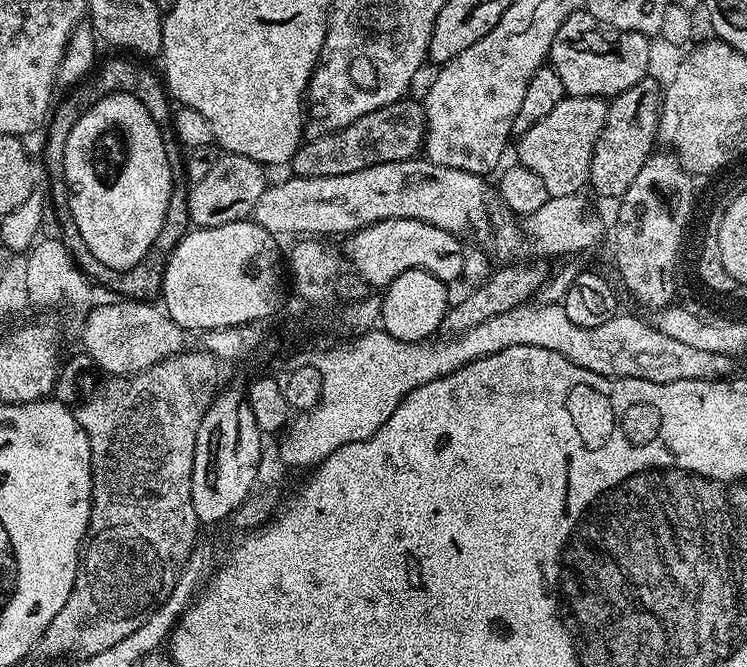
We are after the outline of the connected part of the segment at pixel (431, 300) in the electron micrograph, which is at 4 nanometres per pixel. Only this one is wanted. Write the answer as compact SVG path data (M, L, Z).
M406 270L406 274L398 274L398 278L394 278L394 282L390 282L382 292L379 323L383 331L402 342L415 344L419 340L435 337L441 331L444 316L450 307L448 288L445 281L426 270Z

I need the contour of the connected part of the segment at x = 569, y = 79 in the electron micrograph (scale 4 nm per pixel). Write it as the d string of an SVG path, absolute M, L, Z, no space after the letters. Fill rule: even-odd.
M586 10L570 14L558 30L552 43L550 67L562 78L569 96L599 96L611 98L630 90L649 75L652 64L652 44L649 37L637 32L620 32L609 24L598 22Z

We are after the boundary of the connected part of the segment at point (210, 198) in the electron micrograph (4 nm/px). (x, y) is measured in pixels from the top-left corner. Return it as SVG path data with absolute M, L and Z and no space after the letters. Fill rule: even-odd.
M221 155L218 162L188 190L188 209L192 224L197 228L225 226L247 220L258 206L258 198L267 190L270 180L264 177L265 165L245 156Z

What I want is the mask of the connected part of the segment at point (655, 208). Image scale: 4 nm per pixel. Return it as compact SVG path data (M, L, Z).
M653 153L650 156L652 157L652 162L646 166L644 172L638 172L637 177L631 182L630 188L626 190L626 194L619 197L618 200L620 209L616 212L616 268L620 271L621 282L632 291L632 296L638 303L645 304L646 307L652 308L651 310L659 310L668 307L669 304L677 299L676 259L680 256L680 243L684 240L684 227L687 226L688 219L692 216L694 197L690 195L690 188L688 188L688 180L686 180L686 176L678 170L678 164L676 164L672 158L668 158L668 156L655 156Z

